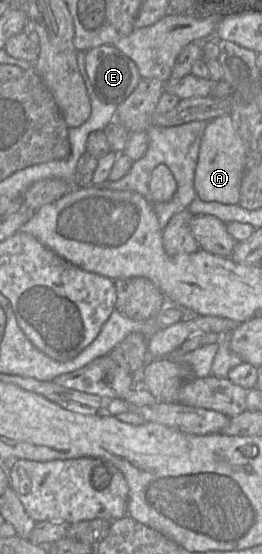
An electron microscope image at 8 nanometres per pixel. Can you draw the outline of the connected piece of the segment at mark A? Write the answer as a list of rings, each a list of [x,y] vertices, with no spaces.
[[[230,114],[208,122],[199,148],[198,161],[194,174],[194,187],[197,196],[206,202],[237,204],[240,199],[240,183],[246,164],[246,148]]]

